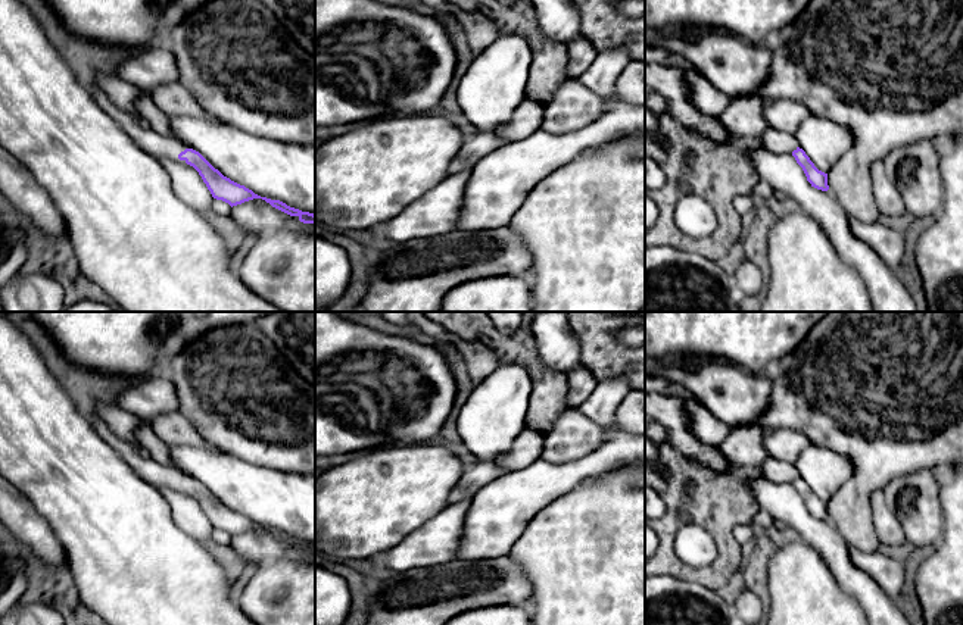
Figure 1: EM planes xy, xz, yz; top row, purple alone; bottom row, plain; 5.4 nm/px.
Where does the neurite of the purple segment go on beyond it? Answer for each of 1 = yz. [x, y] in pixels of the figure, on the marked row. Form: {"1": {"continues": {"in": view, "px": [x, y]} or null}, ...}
{"1": {"continues": null}}

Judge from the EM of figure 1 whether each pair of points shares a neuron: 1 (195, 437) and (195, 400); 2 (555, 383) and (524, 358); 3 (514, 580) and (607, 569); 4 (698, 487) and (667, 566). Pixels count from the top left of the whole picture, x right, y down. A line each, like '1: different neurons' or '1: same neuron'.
1: different neurons
2: same neuron
3: different neurons
4: same neuron

